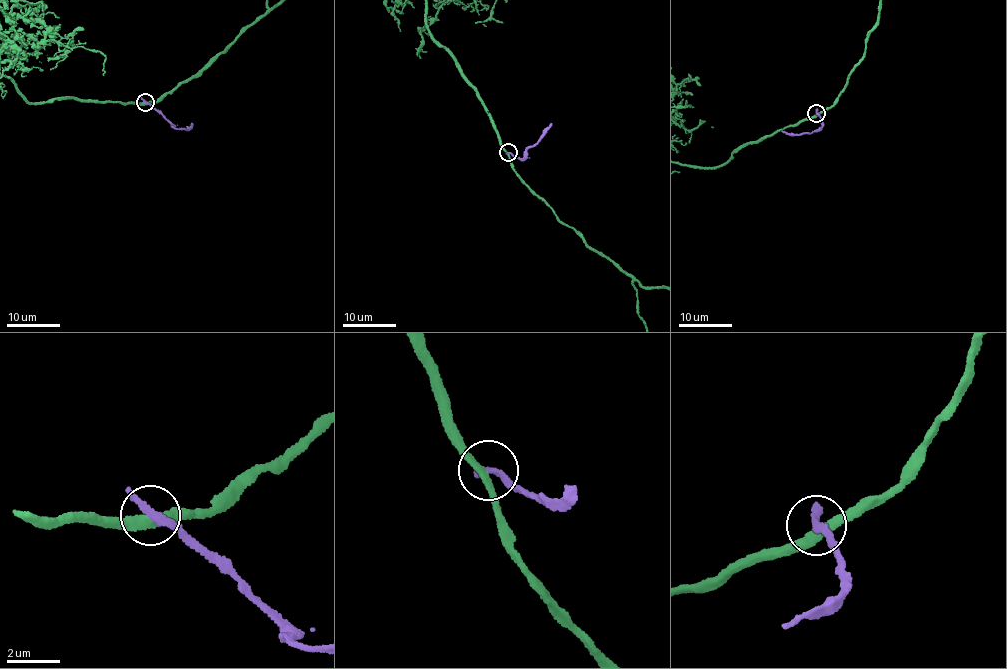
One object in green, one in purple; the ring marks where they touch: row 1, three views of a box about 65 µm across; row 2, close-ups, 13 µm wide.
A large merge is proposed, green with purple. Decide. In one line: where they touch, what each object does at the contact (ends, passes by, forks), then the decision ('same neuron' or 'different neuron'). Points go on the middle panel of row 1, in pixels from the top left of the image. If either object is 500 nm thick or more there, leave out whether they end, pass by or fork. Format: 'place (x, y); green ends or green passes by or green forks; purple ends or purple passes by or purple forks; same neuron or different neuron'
place (508, 152); green passes by; purple passes by; different neuron

